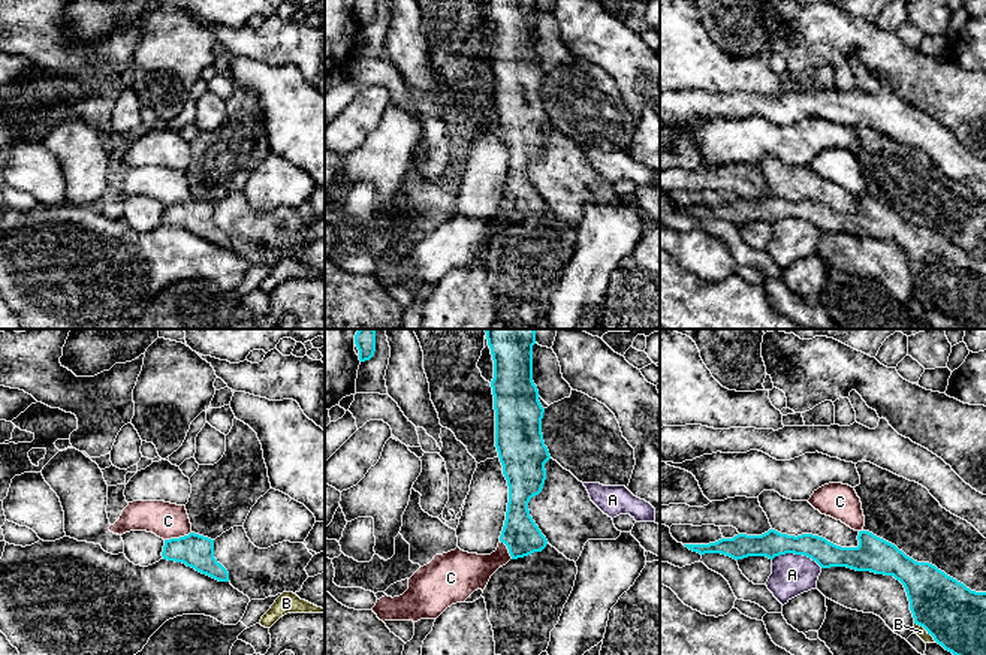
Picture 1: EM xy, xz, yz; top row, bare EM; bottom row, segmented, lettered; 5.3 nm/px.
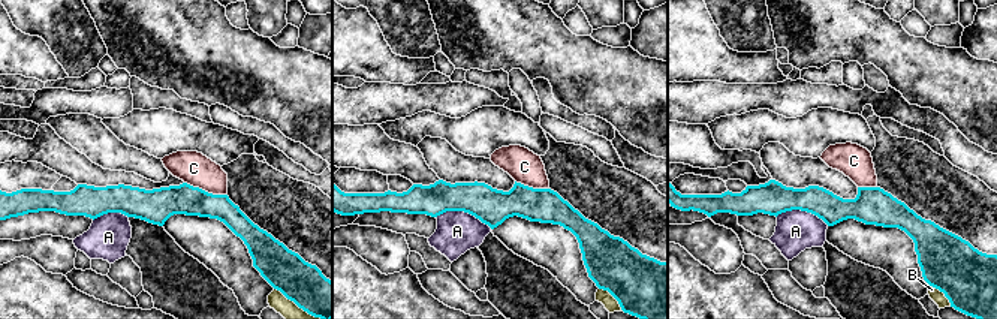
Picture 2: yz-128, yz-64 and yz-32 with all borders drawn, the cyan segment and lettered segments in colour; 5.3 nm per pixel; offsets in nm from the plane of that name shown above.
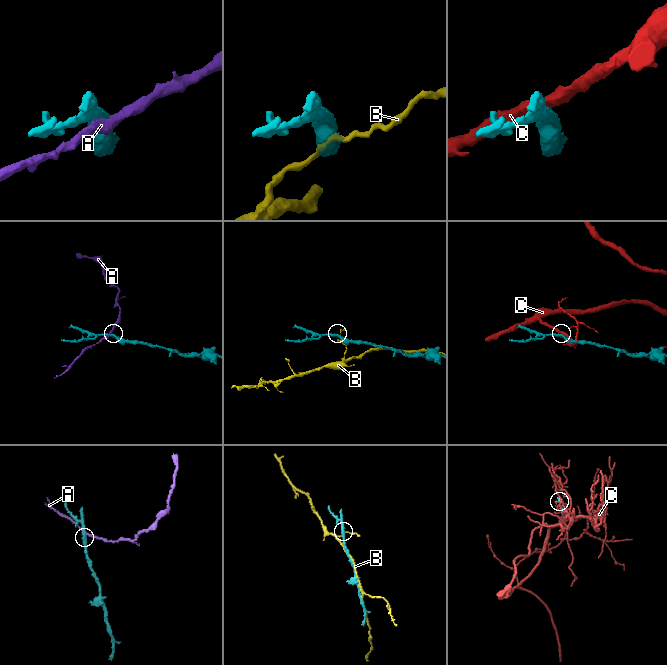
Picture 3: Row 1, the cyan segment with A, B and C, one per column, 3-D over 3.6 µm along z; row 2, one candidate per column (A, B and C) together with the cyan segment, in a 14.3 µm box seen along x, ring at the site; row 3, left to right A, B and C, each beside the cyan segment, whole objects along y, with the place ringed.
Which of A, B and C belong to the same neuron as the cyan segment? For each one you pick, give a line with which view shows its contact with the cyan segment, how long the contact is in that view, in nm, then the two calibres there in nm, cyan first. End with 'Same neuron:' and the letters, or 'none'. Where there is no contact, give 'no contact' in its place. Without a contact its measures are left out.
Same neuron: none

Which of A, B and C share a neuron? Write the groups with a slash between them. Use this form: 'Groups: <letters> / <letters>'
Groups: A / B / C

